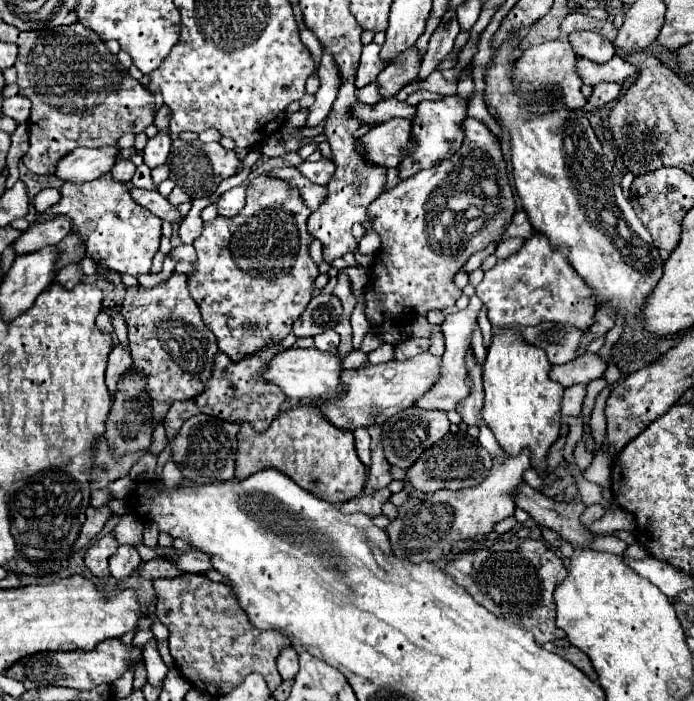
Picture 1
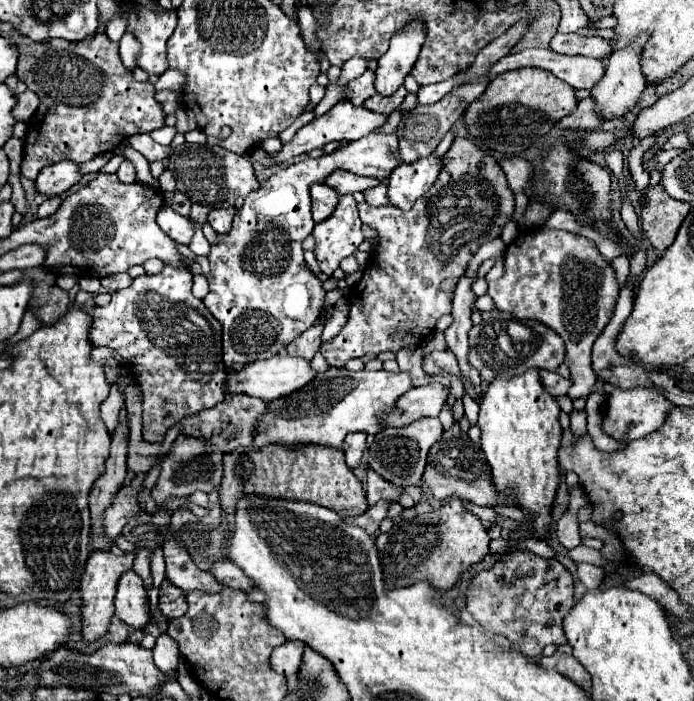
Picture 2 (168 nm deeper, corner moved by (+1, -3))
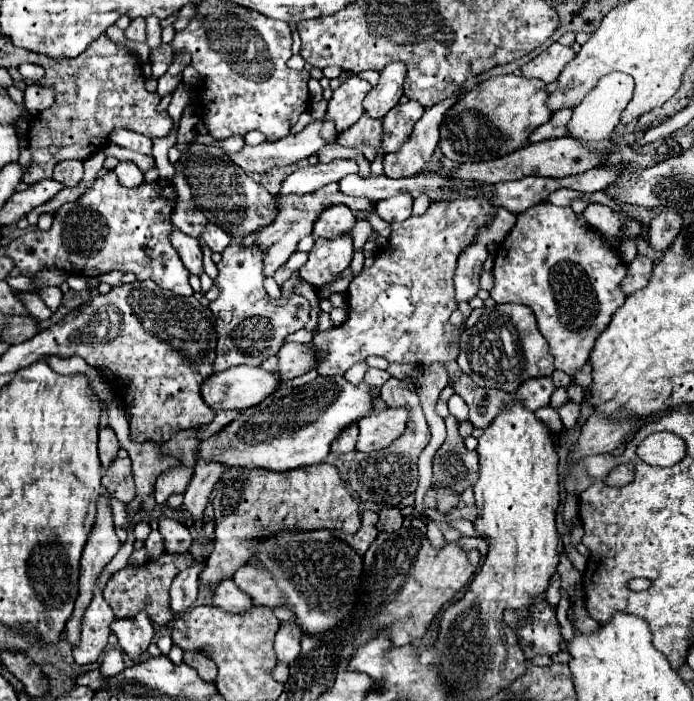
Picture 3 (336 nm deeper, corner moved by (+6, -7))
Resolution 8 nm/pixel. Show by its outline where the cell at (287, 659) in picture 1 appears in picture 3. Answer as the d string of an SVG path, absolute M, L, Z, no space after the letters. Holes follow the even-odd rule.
M282 623L276 633L274 653L280 663L292 665L300 655L300 629L294 623Z

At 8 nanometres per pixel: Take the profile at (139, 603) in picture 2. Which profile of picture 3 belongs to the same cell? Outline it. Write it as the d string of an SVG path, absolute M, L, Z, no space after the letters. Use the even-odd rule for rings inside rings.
M136 613L134 617L126 619L114 619L110 627L118 635L122 651L132 659L138 659L138 655L148 649L154 635L152 621L148 619L146 613Z

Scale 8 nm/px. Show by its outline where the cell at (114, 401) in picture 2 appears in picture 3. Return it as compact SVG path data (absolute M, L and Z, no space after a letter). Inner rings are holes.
M100 427L100 445L98 445L98 449L100 449L102 467L106 469L116 459L116 453L120 449L116 433L110 427Z

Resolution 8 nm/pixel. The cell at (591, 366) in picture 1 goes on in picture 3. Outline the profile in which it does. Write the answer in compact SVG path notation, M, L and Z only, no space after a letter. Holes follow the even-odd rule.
M534 377L530 381L524 381L520 389L514 393L530 411L536 411L540 407L546 407L550 403L550 397L554 393L554 383L550 377Z

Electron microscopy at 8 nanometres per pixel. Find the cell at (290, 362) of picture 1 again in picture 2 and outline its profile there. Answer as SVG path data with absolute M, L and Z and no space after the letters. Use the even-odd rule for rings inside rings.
M275 355L263 361L255 361L251 365L243 365L239 371L235 371L227 381L223 383L223 391L229 395L251 395L263 401L273 401L279 397L285 397L303 385L307 385L315 377L315 371L309 367L309 361L303 361L301 357L291 357L291 355Z

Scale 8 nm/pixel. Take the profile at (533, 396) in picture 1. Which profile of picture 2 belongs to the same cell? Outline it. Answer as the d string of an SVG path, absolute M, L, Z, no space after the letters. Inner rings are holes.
M529 369L527 373L509 381L495 379L485 393L479 411L481 449L487 463L491 465L493 485L497 493L509 495L515 503L533 515L531 529L535 539L543 539L551 529L551 507L559 487L559 465L557 449L561 445L559 405L547 395L539 381L539 371Z

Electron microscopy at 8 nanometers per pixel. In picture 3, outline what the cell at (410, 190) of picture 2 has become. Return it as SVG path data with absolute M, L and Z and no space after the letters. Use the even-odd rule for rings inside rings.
M400 193L394 197L388 197L384 201L376 203L376 213L392 223L392 221L406 221L412 215L412 195L410 193Z

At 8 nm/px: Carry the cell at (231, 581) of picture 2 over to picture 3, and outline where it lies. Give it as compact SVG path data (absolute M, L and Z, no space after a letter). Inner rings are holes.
M250 563L242 565L232 575L232 581L236 583L236 587L244 589L244 593L250 595L250 599L256 605L266 605L266 607L284 605L282 593L274 585L274 579L270 579L270 573L266 573L262 569L254 569L254 565L250 565Z

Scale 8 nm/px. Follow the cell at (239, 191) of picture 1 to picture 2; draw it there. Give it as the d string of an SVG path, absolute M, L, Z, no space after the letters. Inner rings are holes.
M213 209L209 213L209 225L215 229L215 233L229 233L231 221L233 221L235 209Z

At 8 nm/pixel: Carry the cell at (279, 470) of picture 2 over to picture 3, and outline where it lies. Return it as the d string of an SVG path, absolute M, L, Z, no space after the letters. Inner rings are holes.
M330 463L298 467L290 471L228 467L214 497L214 551L200 573L200 583L218 583L250 559L246 539L274 535L282 529L342 529L356 533L360 527L358 501L350 495L340 473Z

